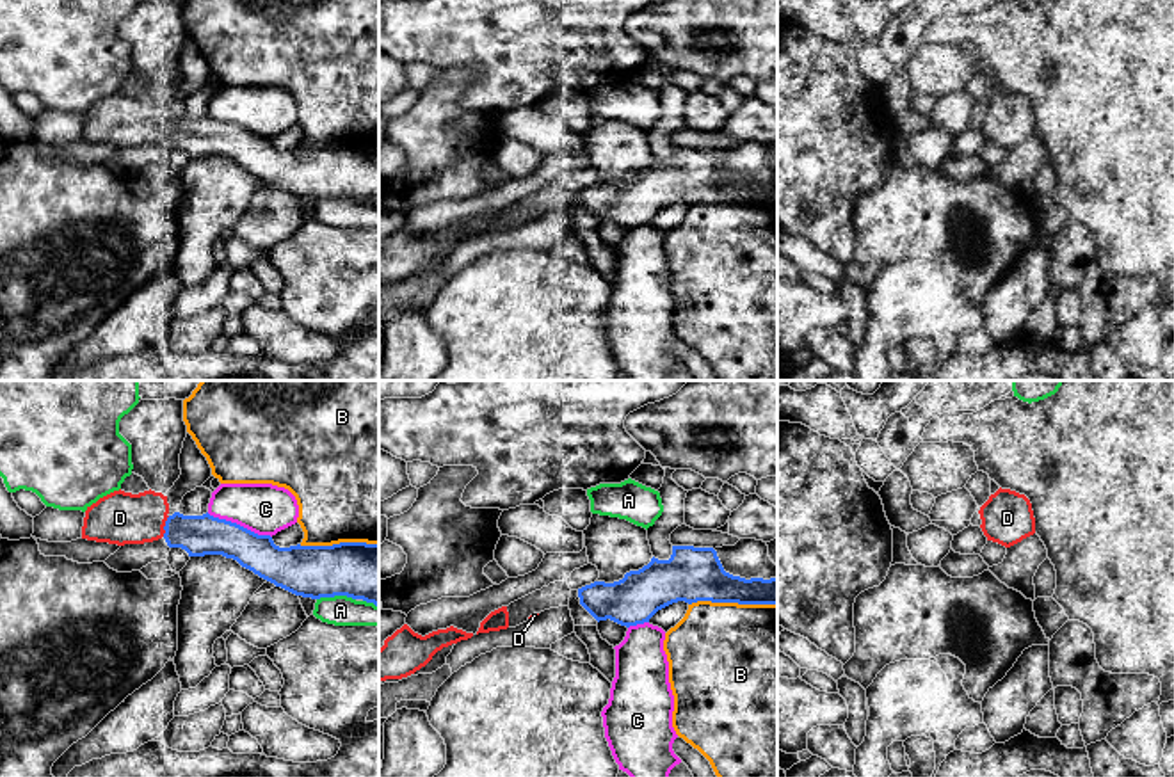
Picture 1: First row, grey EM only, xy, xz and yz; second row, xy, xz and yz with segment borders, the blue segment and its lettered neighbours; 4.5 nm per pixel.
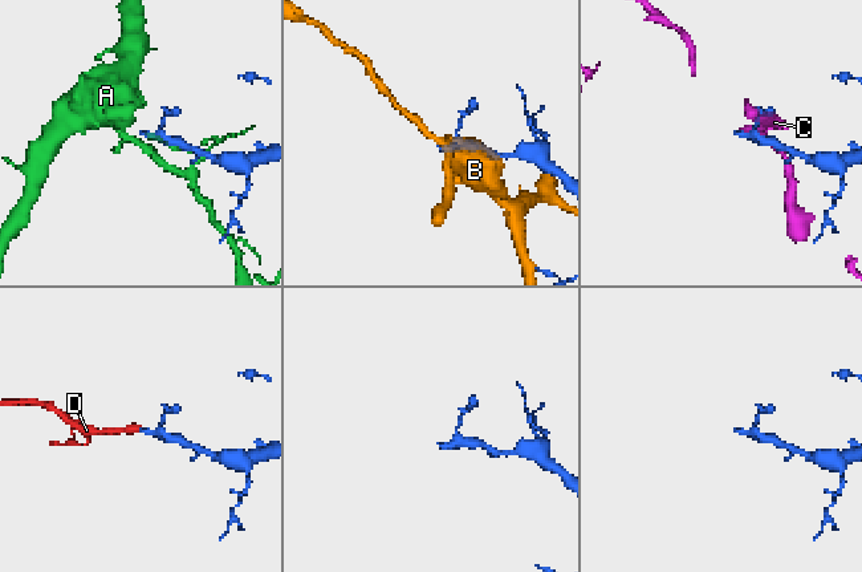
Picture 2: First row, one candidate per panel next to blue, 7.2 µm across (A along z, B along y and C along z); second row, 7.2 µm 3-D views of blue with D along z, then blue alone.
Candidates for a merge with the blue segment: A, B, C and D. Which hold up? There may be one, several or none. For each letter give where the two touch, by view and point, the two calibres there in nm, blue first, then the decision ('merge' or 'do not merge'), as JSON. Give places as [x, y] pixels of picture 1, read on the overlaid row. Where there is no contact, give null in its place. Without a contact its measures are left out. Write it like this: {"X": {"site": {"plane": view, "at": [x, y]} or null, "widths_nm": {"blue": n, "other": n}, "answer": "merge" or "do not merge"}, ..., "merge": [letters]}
{"A": {"site": {"plane": "xy", "at": [335, 594]}, "widths_nm": {"blue": 280, "other": 140}, "answer": "do not merge"}, "B": {"site": {"plane": "xz", "at": [731, 601]}, "widths_nm": {"blue": 240, "other": 500}, "answer": "do not merge"}, "C": {"site": {"plane": "xy", "at": [239, 525]}, "widths_nm": {"blue": 180, "other": 240}, "answer": "do not merge"}, "D": {"site": {"plane": "xy", "at": [164, 527]}, "widths_nm": {"blue": 180, "other": 240}, "answer": "merge"}, "merge": ["D"]}

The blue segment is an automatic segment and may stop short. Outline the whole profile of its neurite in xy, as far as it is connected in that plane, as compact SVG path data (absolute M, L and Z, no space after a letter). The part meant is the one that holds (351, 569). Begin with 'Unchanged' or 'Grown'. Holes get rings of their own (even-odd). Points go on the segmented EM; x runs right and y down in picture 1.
Grown. M114 491L87 507L82 539L109 544L144 544L165 539L189 557L222 555L295 596L320 599L347 596L379 606L379 544L279 548L237 523L169 514L167 496Z

